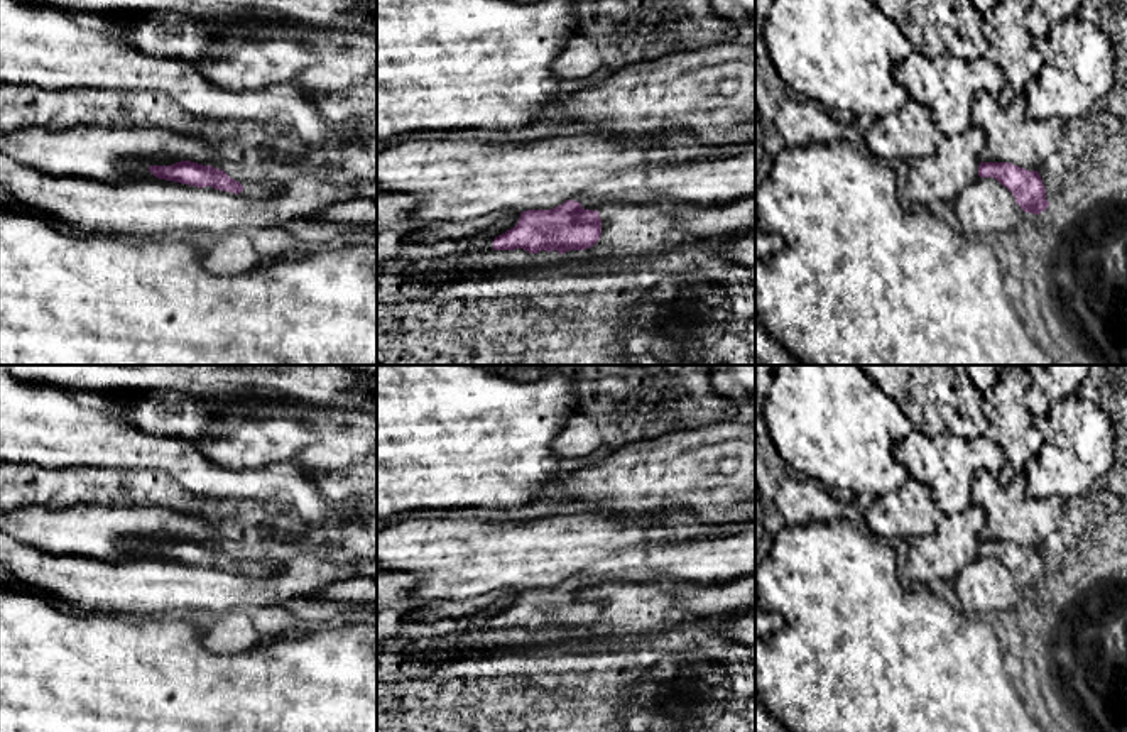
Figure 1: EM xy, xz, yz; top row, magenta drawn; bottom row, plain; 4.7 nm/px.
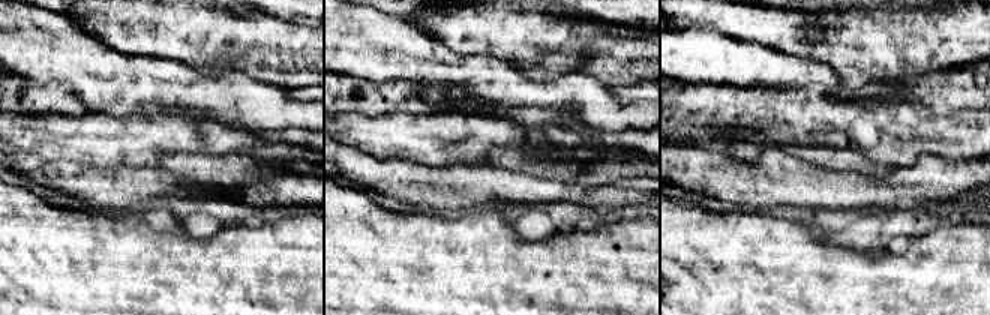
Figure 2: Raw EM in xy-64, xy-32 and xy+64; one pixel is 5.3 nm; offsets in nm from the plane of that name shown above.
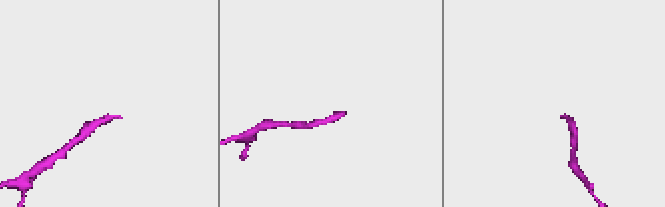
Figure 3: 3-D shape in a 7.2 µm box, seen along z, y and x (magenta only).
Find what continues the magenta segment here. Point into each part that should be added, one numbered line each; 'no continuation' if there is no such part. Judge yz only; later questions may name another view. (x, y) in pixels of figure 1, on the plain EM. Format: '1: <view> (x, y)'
no continuation

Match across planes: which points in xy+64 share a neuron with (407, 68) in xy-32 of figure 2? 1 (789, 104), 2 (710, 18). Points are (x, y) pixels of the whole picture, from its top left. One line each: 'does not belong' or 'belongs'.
1: does not belong
2: does not belong

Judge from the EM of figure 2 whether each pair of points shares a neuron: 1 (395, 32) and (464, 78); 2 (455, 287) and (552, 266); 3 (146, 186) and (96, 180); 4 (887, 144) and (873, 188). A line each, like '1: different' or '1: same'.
1: same
2: same
3: same
4: different

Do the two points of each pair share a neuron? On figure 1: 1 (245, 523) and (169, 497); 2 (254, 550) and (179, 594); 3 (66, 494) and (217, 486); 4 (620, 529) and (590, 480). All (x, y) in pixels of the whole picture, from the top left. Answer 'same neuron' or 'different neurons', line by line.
1: same neuron
2: different neurons
3: different neurons
4: different neurons

